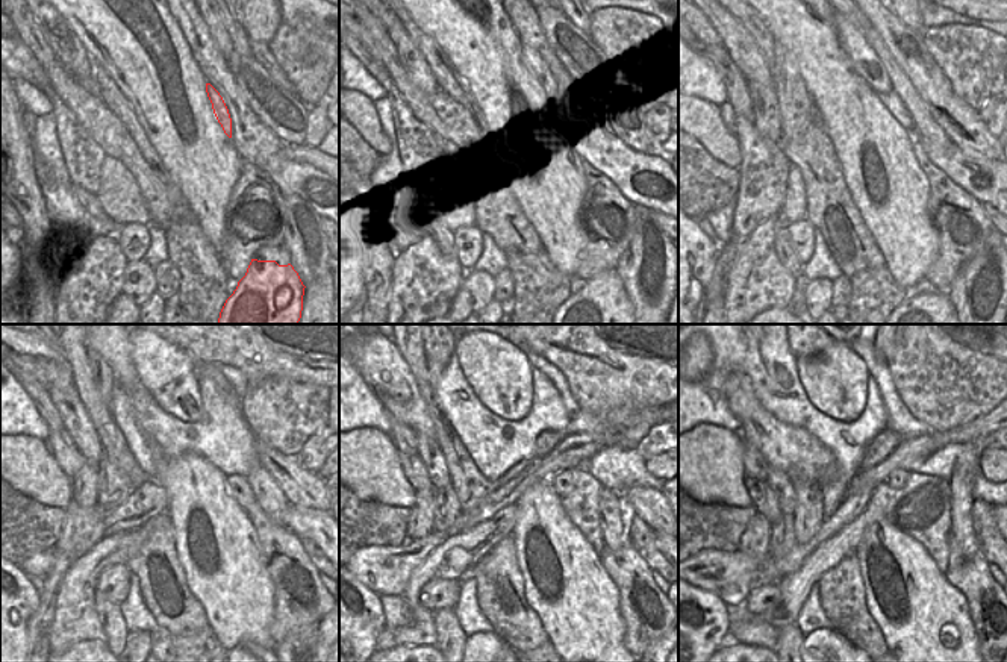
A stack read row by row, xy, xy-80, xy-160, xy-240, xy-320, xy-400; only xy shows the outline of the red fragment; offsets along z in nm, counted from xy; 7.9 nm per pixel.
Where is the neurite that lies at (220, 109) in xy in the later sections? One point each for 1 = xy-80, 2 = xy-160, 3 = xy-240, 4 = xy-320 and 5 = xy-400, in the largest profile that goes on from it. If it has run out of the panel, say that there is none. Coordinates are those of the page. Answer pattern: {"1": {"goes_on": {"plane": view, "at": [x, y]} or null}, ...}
{"1": {"goes_on": {"plane": "xy-80", "at": [532, 61]}}, "2": {"goes_on": {"plane": "xy-160", "at": [865, 62]}}, "3": {"goes_on": {"plane": "xy-240", "at": [168, 373]}}, "4": {"goes_on": {"plane": "xy-320", "at": [500, 374]}}, "5": {"goes_on": {"plane": "xy-400", "at": [835, 380]}}}

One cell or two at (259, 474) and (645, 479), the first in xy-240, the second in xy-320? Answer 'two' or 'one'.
two

